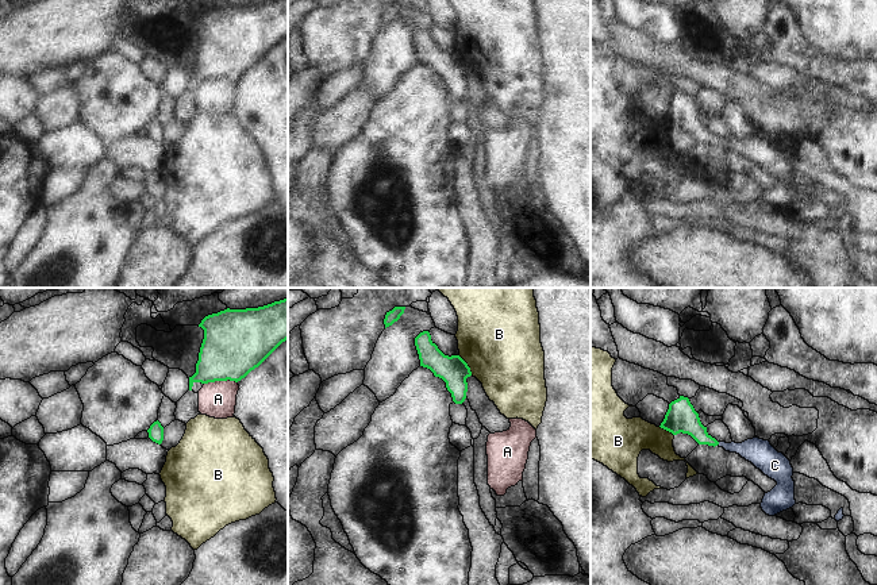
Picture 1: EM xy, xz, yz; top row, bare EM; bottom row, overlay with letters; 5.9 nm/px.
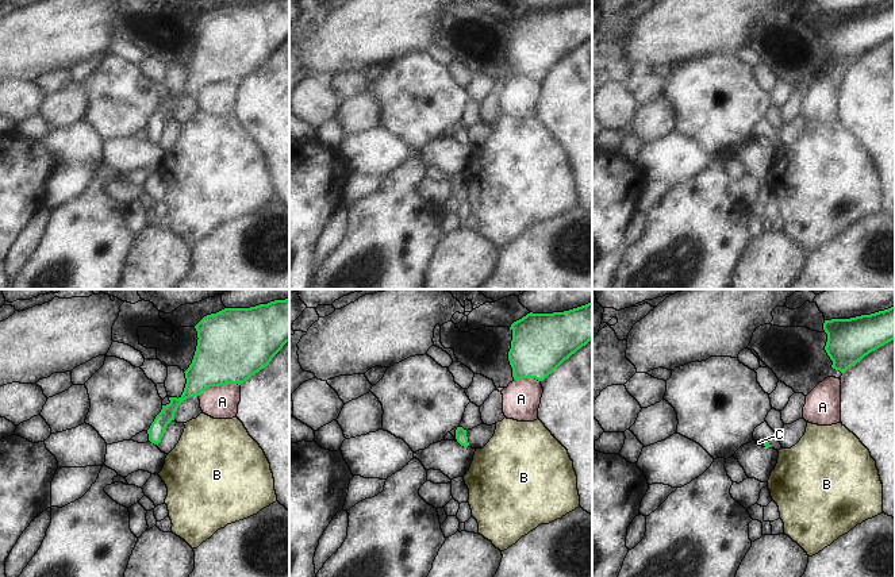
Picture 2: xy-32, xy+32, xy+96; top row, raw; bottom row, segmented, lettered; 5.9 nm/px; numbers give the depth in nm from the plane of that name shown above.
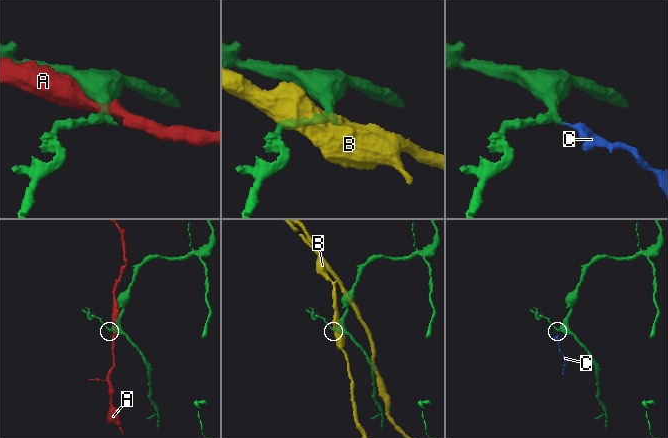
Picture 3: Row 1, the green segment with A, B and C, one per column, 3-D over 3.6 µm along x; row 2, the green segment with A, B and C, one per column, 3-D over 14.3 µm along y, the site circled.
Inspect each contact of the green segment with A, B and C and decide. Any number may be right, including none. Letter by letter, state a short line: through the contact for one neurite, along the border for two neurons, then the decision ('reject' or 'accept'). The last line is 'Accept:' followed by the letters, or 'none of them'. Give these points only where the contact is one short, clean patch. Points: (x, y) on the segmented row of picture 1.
A: reject
B: line xz (458, 354), (472, 374); reject
C: line yz (684, 419), (706, 439), (718, 443), (758, 451); accept
Accept: C

